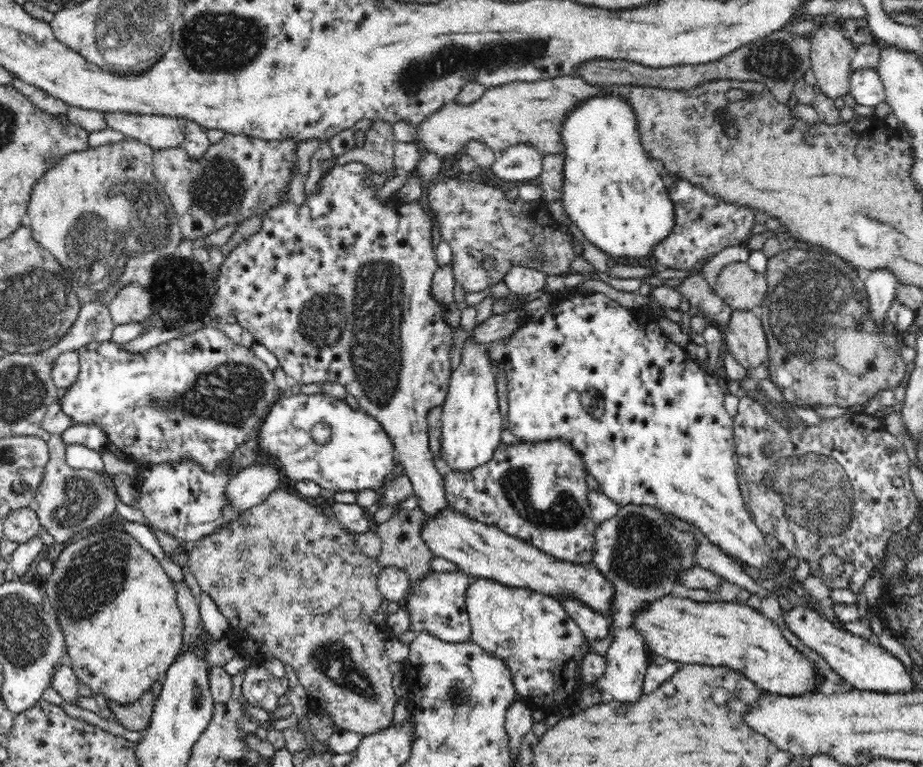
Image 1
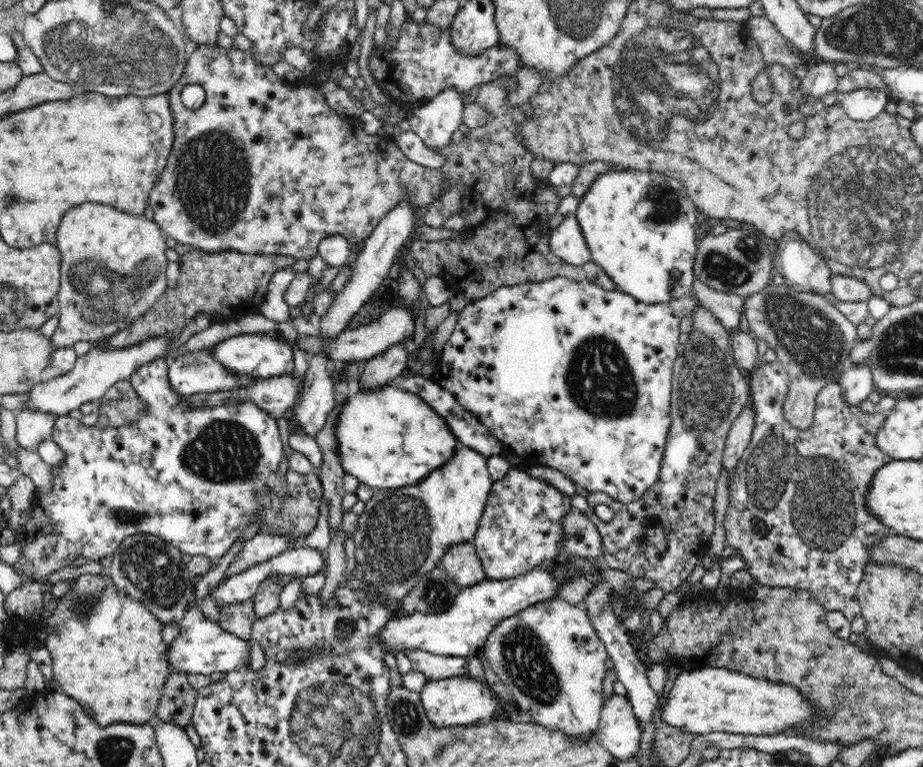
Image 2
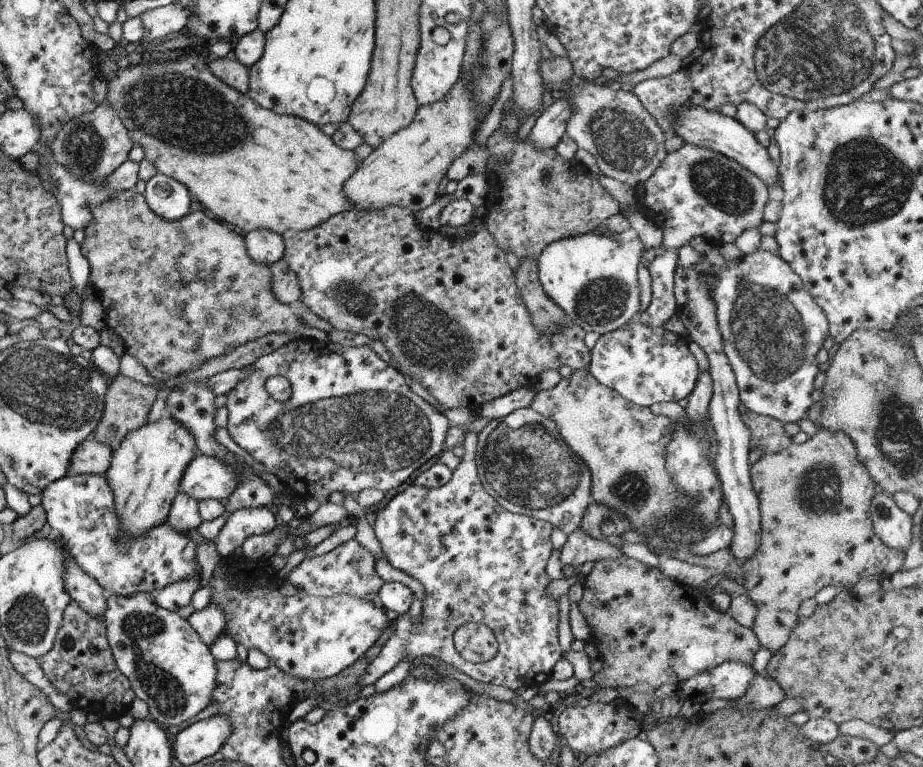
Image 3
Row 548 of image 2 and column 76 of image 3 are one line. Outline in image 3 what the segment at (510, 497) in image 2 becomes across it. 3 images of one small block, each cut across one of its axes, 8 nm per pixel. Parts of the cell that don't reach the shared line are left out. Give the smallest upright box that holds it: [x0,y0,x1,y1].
[40,475,199,595]

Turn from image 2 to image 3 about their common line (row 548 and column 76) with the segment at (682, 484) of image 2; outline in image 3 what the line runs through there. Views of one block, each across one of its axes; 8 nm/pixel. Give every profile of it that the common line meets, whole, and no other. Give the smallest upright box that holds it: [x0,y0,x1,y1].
[36,600,135,721]

